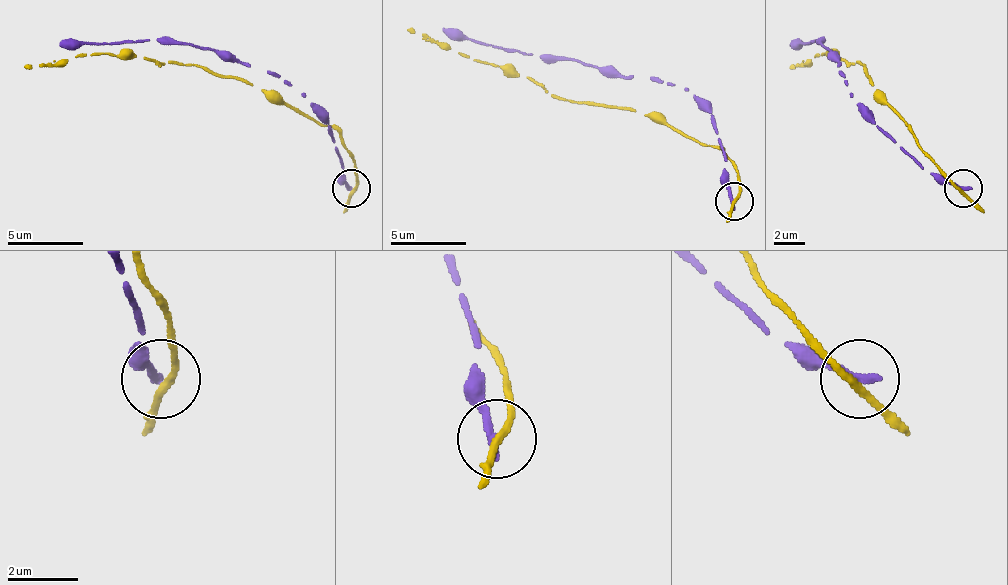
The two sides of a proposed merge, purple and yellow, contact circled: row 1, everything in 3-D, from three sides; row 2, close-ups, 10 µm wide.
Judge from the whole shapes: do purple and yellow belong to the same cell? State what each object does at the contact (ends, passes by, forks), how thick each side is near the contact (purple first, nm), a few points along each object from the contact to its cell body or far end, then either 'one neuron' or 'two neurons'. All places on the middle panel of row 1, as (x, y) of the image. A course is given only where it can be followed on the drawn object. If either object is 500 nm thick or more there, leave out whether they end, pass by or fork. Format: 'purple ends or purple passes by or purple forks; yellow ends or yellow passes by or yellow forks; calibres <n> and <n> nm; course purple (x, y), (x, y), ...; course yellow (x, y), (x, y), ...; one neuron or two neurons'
purple ends; yellow passes by; calibres 280 and 190 nm; course purple (735, 200), (716, 120), (689, 89), (651, 78), (605, 74), (594, 66), (453, 40), (442, 28); course yellow (735, 200), (739, 169), (716, 146), (701, 146), (632, 108), (560, 101), (487, 63), (407, 28); two neurons

